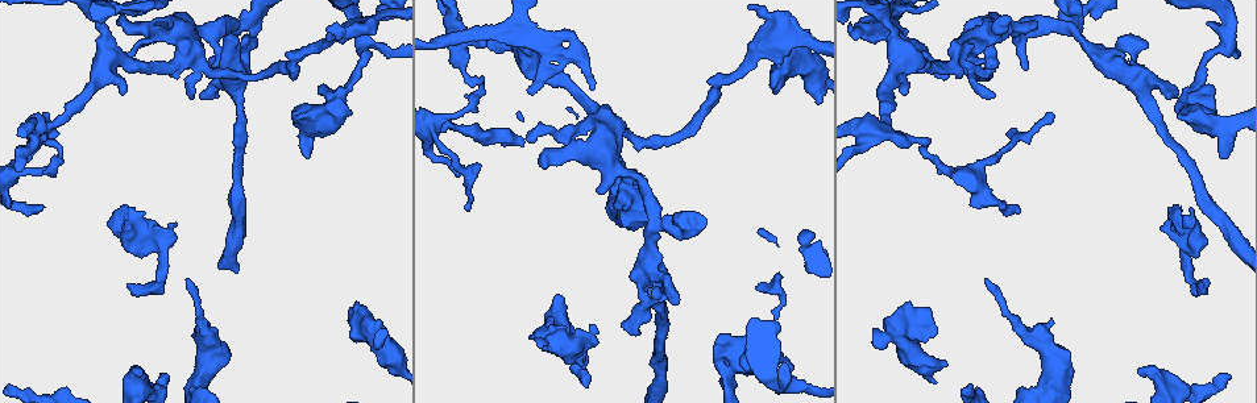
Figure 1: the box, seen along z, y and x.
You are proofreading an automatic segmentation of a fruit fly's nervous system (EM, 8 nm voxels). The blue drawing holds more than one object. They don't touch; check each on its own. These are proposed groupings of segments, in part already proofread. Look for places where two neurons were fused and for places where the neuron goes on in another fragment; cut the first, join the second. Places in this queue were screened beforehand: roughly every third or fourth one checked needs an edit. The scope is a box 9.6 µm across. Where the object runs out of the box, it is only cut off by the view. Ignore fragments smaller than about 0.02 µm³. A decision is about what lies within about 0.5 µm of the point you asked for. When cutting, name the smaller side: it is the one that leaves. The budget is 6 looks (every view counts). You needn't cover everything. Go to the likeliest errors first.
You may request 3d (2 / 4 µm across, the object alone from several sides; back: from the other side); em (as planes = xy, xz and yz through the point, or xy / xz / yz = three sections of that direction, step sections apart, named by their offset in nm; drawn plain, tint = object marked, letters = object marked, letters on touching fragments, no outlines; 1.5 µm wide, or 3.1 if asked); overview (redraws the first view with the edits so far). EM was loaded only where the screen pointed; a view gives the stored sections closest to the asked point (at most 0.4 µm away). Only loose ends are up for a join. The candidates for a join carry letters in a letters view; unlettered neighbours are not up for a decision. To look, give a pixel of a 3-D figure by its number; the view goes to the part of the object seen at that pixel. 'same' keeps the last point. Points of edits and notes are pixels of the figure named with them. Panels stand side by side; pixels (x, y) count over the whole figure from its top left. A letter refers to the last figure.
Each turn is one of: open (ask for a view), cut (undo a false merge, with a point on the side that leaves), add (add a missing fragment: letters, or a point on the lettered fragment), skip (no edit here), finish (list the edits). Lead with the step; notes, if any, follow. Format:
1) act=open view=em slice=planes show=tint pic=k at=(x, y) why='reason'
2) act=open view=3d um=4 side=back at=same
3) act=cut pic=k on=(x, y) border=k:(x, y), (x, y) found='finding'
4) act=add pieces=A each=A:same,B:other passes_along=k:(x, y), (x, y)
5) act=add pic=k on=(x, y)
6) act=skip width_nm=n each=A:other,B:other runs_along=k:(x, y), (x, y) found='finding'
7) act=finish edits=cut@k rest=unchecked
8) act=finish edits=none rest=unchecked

act=open view=3d um=2 pic=1 at=(164, 378) why='free end'

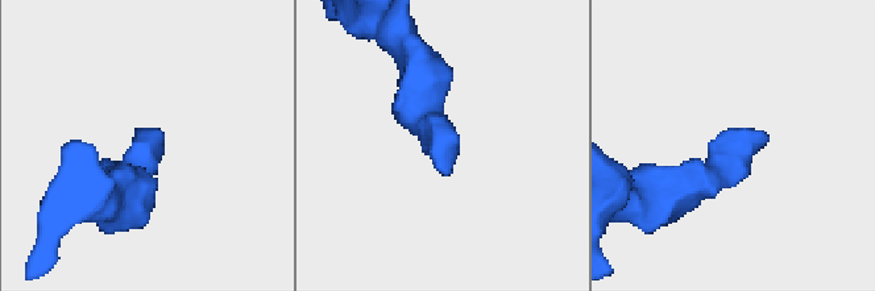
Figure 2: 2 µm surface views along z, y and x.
act=open view=em slice=planes show=plain pic=2 at=(768, 136) why='now the EM'

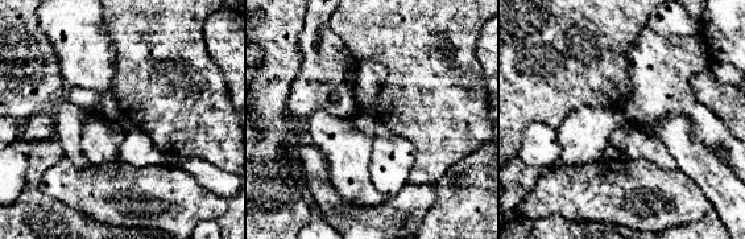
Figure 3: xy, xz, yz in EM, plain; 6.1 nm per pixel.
act=open view=em slice=planes show=letters at=same why='what lies round it'

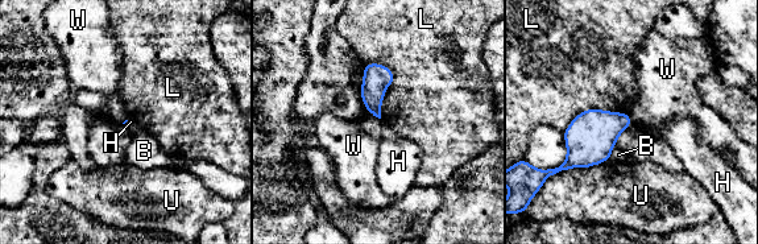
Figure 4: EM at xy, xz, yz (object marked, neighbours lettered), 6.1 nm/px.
act=skip each=B:other,H:other,L:other,U:other,W:other border=4:(369, 114), (380, 119) found='none of them fits'

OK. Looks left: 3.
act=open view=em slice=xz step=4 show=plain pic=1 at=(44, 207) why='branch stops here'

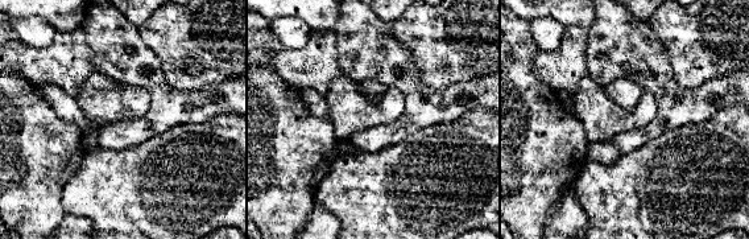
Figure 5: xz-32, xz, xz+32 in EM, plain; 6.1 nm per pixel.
act=open view=em slice=xz step=4 show=letters at=same why='what lies round it'

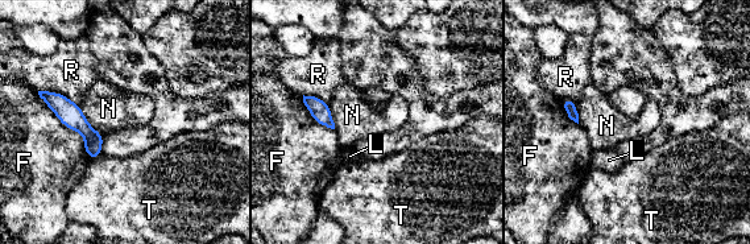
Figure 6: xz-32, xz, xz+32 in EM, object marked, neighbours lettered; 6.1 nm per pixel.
act=skip longest_contact=F:500nm each=F:other,L:other,N:other,R:other,T:other border=6:(102, 153), (91, 160) found='none of them fits'

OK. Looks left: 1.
act=finish edits=none rest=unchecked

